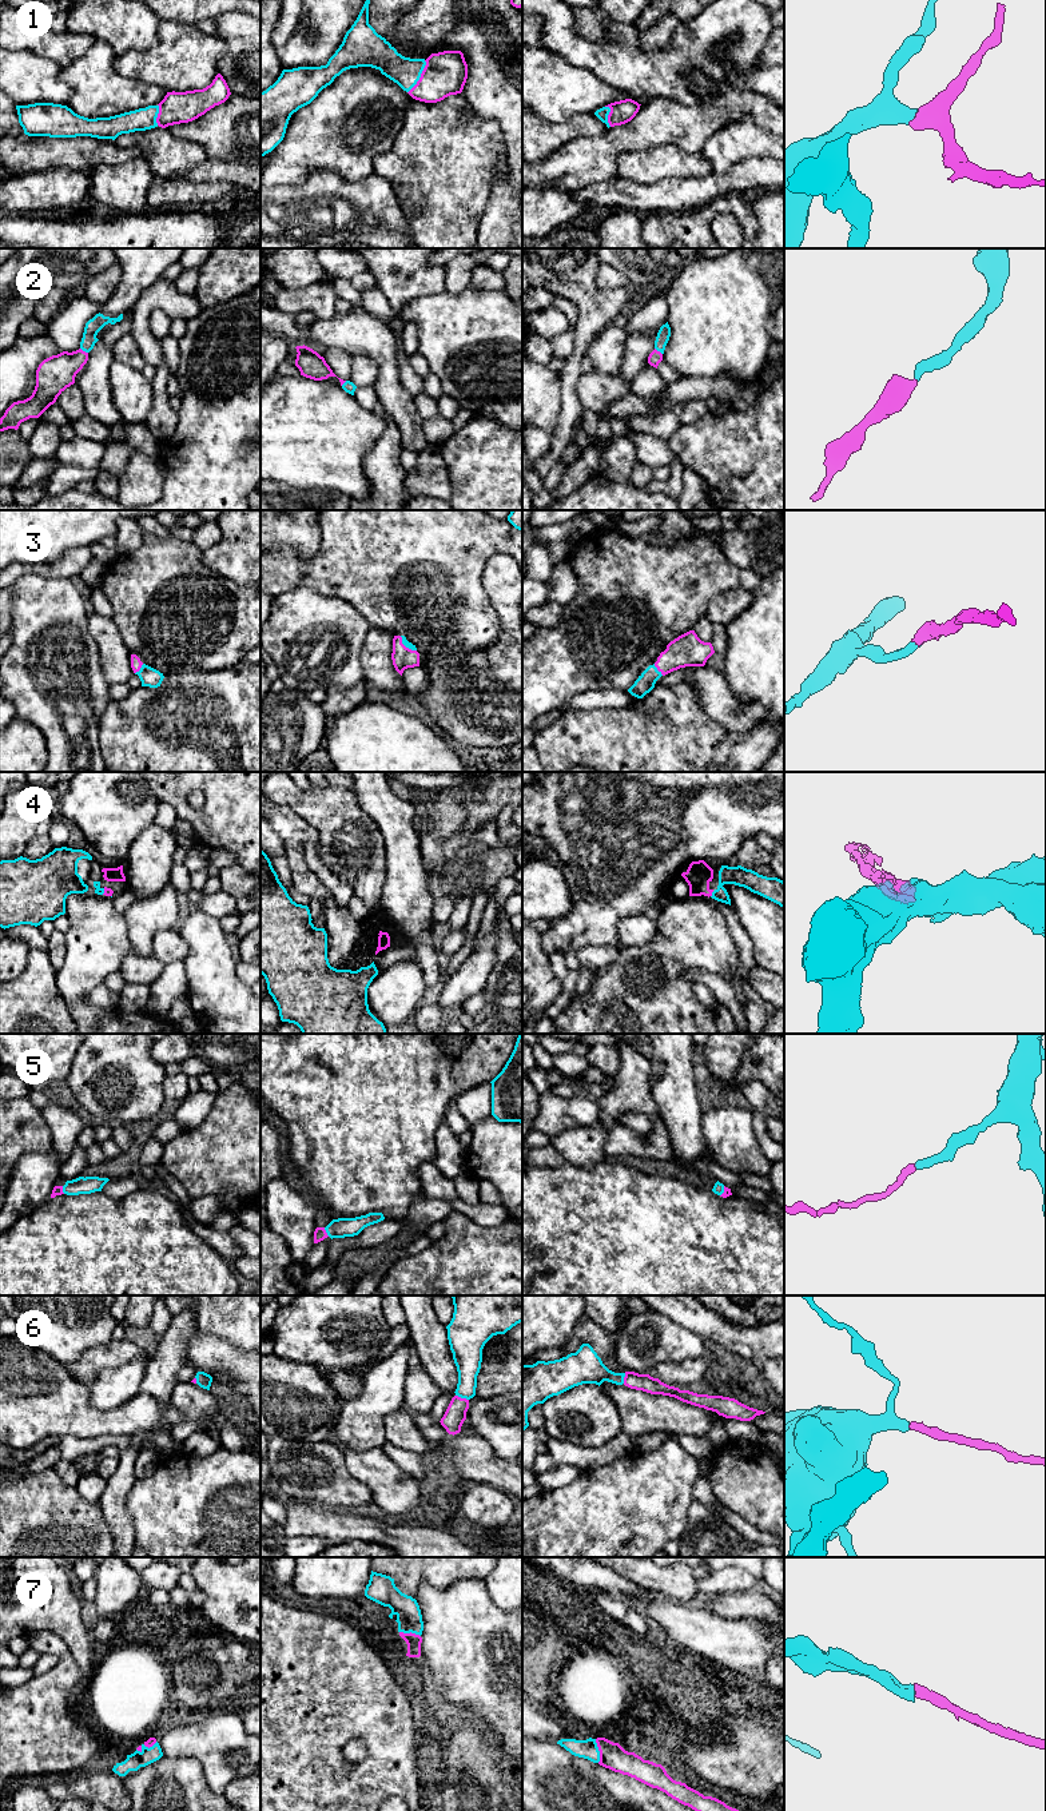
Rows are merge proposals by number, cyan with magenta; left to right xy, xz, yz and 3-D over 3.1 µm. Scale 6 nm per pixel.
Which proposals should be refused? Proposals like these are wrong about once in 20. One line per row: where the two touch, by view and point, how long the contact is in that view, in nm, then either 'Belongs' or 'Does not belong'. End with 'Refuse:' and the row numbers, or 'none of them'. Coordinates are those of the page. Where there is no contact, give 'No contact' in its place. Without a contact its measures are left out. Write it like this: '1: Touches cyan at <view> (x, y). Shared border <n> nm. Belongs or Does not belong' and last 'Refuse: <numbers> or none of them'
1: Touches cyan at xz (420, 76). Shared border 220 nm. Belongs
2: Touches cyan at xy (84, 350). Shared border 60 nm. Belongs
3: Touches cyan at yz (656, 669). Shared border 90 nm. Belongs
4: Touches cyan at yz (712, 894). Shared border 40 nm. Belongs
5: Touches cyan at xz (326, 1232). Shared border 70 nm. Belongs
6: Touches cyan at xz (462, 1397). Shared border 90 nm. Belongs
7: Touches cyan at yz (599, 1751). Shared border 150 nm. Belongs
Refuse: none of them

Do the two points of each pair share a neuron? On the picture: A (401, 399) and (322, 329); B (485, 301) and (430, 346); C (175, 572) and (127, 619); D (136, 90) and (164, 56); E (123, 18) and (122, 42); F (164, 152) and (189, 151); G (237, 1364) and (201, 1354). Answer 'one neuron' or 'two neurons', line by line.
A: one neuron
B: one neuron
C: one neuron
D: two neurons
E: one neuron
F: one neuron
G: one neuron

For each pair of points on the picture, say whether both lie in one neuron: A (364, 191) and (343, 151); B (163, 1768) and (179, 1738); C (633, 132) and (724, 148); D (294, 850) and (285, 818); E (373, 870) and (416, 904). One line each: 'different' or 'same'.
A: different
B: different
C: different
D: different
E: different

